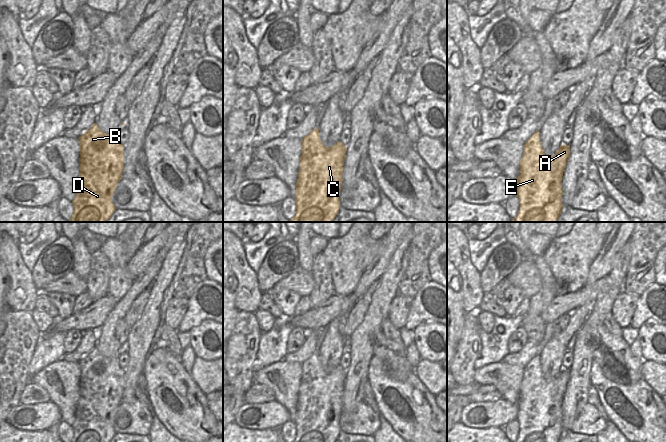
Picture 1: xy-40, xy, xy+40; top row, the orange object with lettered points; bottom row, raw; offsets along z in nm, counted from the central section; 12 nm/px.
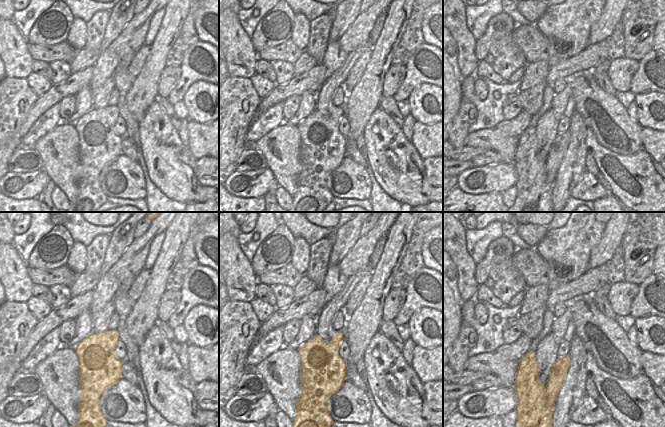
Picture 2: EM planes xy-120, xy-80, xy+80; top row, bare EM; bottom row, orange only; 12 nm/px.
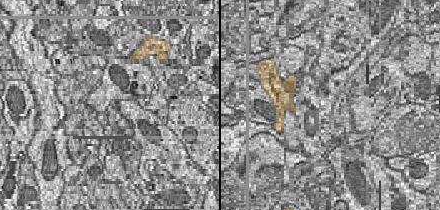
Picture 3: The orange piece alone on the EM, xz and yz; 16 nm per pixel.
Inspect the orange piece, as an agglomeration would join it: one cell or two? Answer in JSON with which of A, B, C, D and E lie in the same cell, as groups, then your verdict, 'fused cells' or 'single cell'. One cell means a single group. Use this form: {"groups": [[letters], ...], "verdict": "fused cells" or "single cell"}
{"groups": [["A"], ["B", "C", "D", "E"]], "verdict": "fused cells"}

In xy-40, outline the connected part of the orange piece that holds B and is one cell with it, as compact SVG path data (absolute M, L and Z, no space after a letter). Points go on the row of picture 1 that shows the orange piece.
M94 123L79 138L80 173L72 201L74 212L68 222L107 222L115 211L112 196L122 179L124 146L119 142L119 132L106 134Z

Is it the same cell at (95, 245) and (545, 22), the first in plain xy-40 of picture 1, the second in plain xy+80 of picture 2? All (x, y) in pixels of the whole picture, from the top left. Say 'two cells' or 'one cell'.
two cells

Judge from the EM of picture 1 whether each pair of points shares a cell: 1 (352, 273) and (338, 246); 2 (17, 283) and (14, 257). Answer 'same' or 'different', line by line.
1: same
2: same

